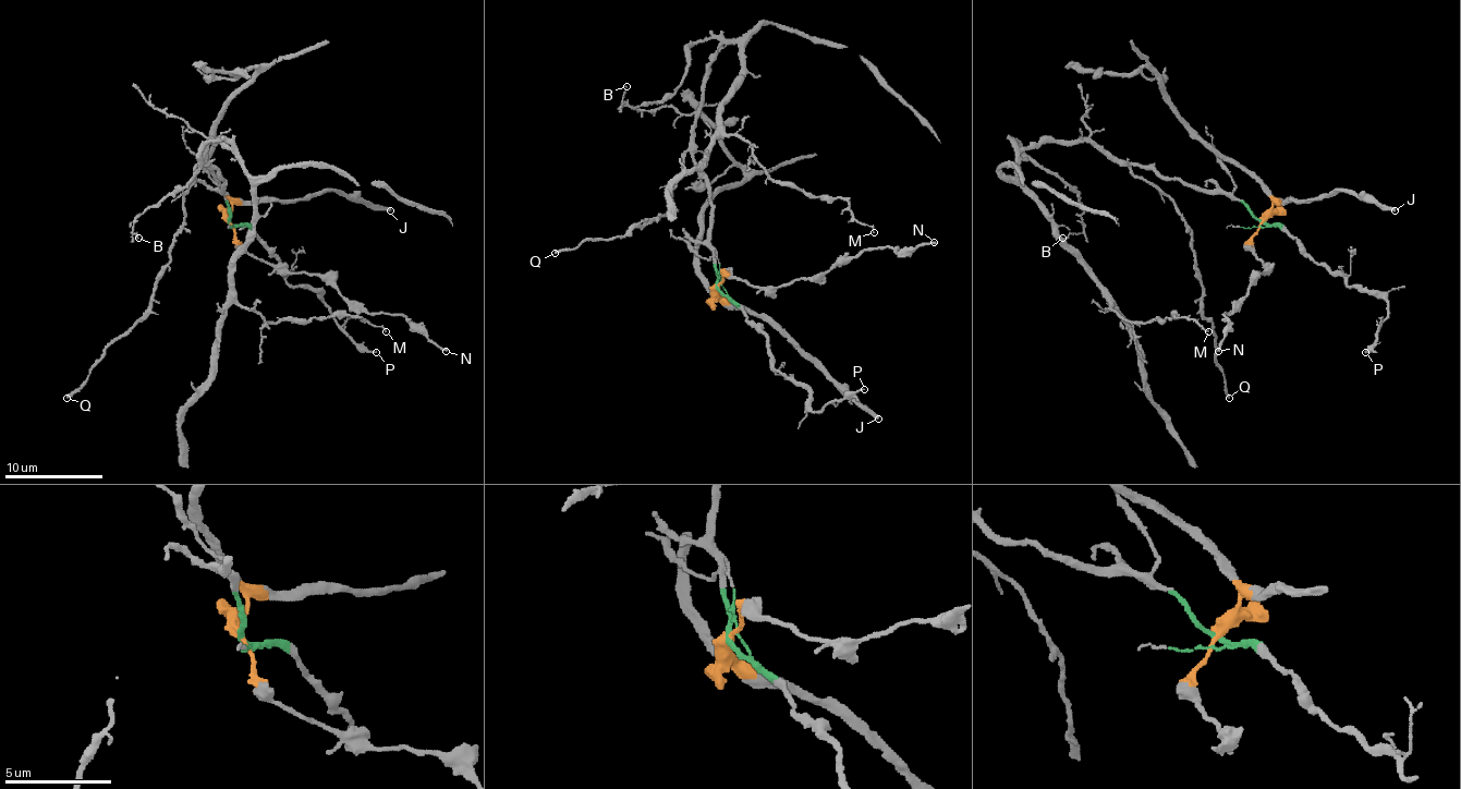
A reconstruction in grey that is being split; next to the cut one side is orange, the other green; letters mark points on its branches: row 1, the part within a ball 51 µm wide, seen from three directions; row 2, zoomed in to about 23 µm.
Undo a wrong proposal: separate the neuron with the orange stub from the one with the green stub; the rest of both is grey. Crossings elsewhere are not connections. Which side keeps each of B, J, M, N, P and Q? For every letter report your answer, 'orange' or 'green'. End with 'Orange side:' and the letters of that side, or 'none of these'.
B: green
J: orange
M: green
N: orange
P: green
Q: green
Orange side: J, N

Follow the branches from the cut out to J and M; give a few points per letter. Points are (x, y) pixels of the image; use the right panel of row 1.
J: (1263, 221), (1275, 204), (1322, 199), (1336, 192), (1365, 194), (1395, 211)
M: (1263, 221), (1083, 143), (1020, 155), (1051, 233), (1125, 319), (1175, 315), (1208, 331)

